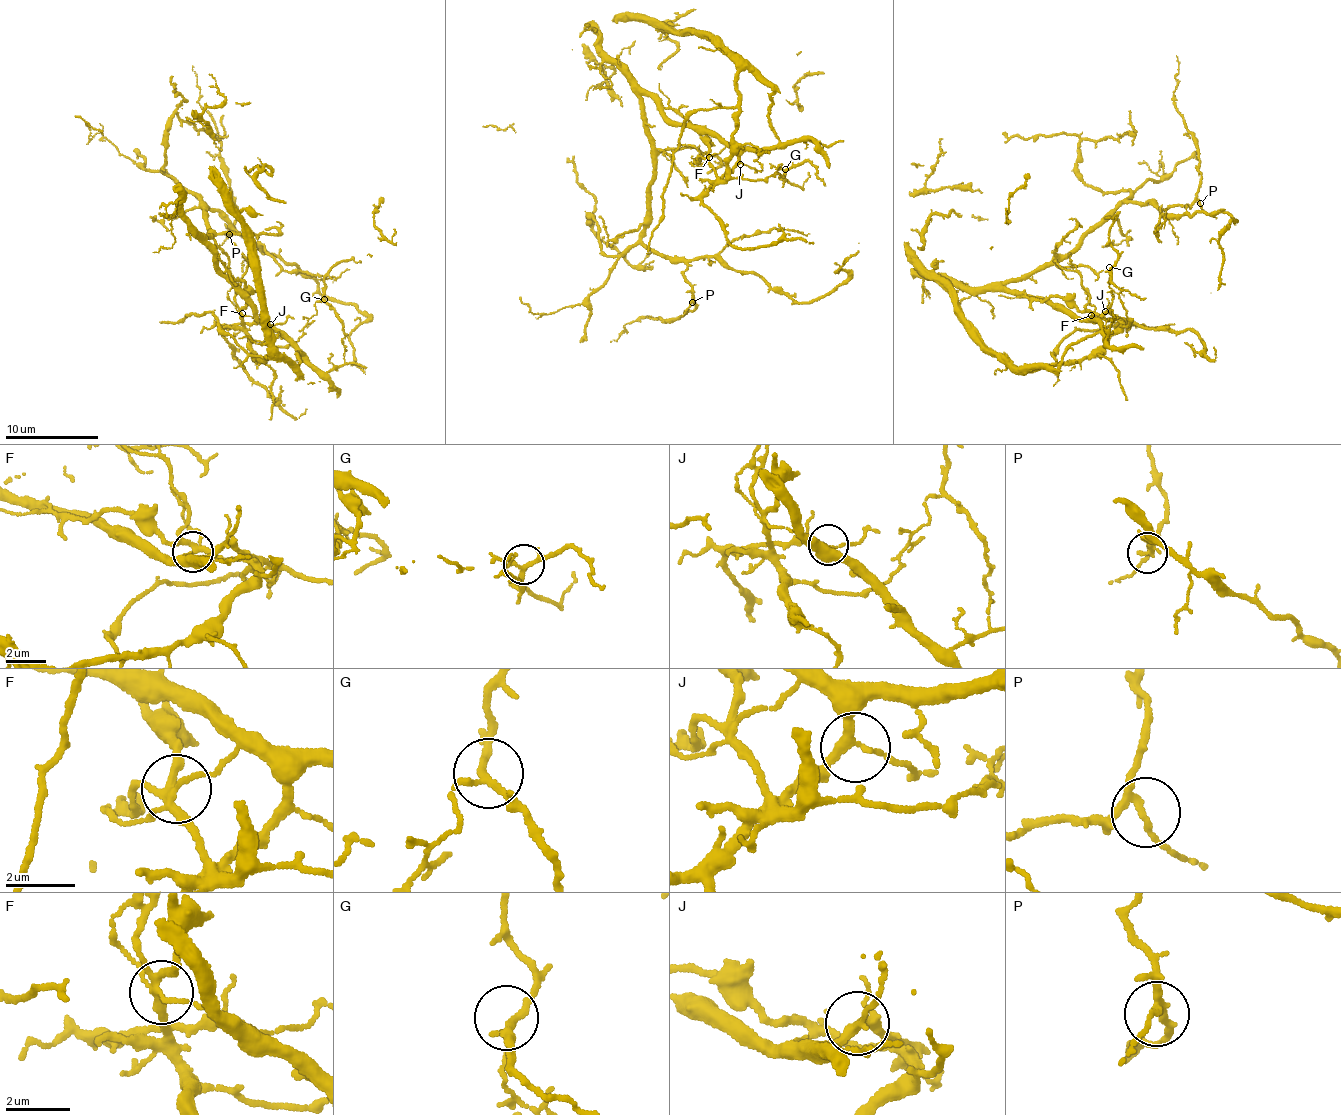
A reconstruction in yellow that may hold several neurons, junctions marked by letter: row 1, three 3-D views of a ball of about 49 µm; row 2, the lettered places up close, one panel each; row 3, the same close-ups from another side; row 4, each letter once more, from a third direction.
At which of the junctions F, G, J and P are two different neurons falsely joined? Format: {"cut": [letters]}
{"cut": ["F"]}

